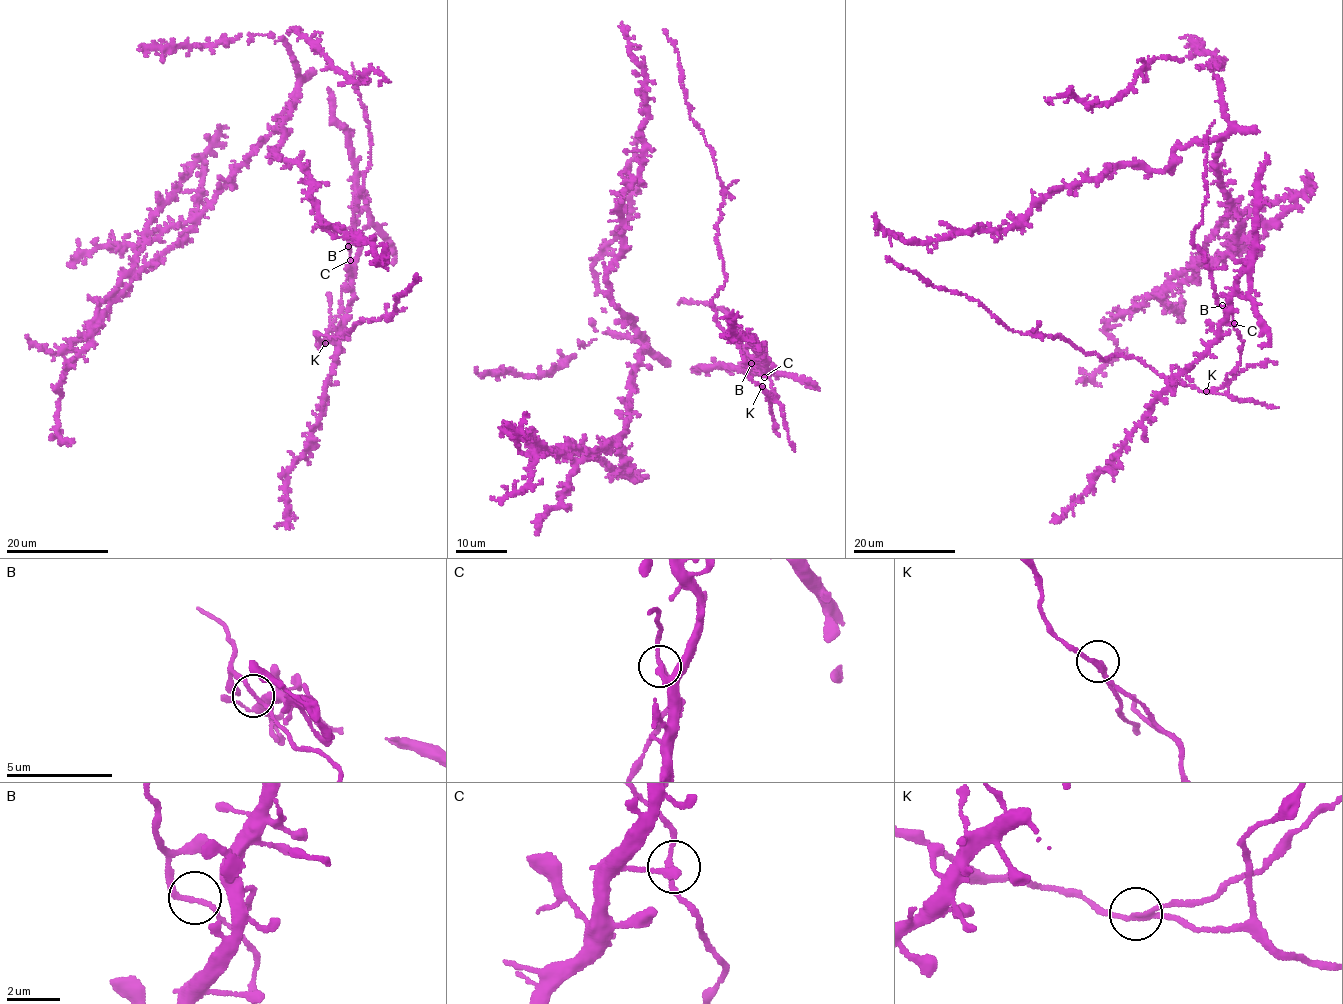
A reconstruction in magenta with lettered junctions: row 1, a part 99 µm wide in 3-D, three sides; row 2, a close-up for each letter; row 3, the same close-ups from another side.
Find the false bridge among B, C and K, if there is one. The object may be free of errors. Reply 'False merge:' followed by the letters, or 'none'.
False merge: K

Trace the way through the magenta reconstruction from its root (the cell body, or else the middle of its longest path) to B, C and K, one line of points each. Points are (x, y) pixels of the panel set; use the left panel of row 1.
B: (353, 156), (356, 186), (352, 209), (356, 240), (360, 247), (355, 261), (350, 259), (348, 246)
C: (353, 156), (356, 186), (352, 209), (360, 251), (356, 260), (350, 260)
K: (353, 156), (356, 186), (352, 209), (360, 251), (352, 260), (354, 270), (341, 291), (340, 308), (324, 343)

